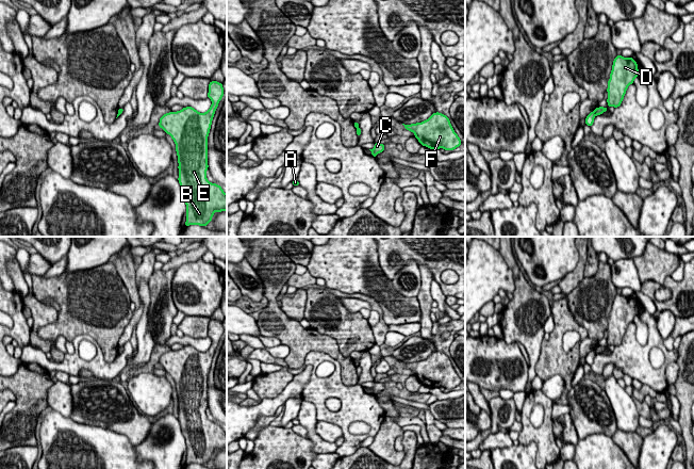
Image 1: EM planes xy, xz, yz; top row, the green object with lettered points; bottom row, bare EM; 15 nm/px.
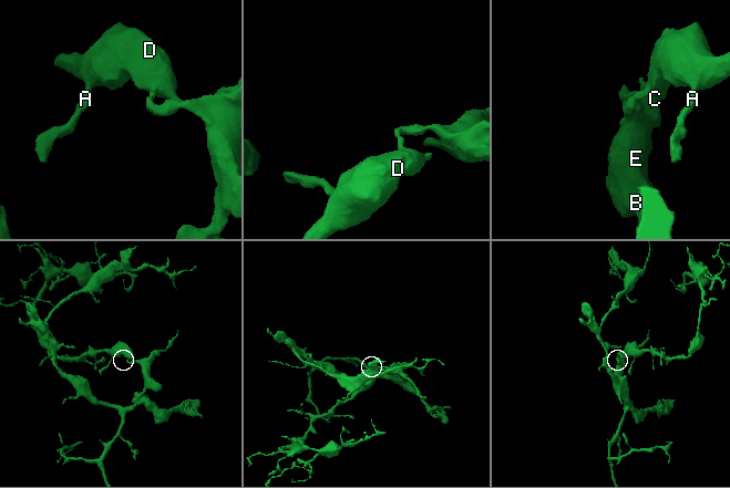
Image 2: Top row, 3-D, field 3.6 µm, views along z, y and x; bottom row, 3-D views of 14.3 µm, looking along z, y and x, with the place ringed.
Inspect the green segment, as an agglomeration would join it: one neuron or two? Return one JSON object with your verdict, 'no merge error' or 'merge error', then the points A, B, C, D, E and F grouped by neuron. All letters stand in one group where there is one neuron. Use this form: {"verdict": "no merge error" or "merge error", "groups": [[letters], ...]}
{"verdict": "merge error", "groups": [["A", "C", "D"], ["B", "E", "F"]]}

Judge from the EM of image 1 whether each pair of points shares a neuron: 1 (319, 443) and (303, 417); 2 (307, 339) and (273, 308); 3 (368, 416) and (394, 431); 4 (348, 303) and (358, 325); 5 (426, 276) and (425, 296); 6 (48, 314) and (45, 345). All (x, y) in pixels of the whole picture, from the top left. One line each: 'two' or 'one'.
1: one
2: one
3: two
4: two
5: one
6: one

